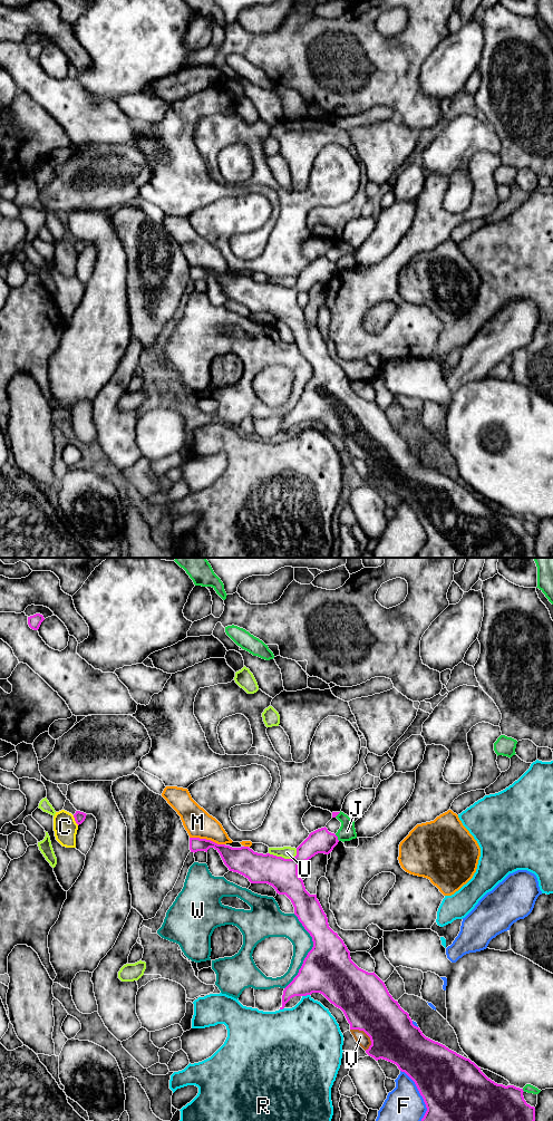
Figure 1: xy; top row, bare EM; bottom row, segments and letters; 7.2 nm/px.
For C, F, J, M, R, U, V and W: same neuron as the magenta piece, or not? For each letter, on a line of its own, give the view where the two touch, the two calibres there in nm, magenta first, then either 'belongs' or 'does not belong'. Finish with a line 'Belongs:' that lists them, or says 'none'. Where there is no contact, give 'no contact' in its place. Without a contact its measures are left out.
C: xy | 80/170 nm | does not belong
F: xy | 460/260 nm | does not belong
J: xy | 180/120 nm | does not belong
M: xy | 180/200 nm | does not belong
R: xy | 360/400 nm | does not belong
U: xy | 220/90 nm | does not belong
V: xy | 360/90 nm | does not belong
W: xy | 360/180 nm | does not belong
Belongs: none

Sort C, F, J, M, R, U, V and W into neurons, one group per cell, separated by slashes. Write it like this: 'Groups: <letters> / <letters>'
Groups: C / F / J / M / R / U / V / W

